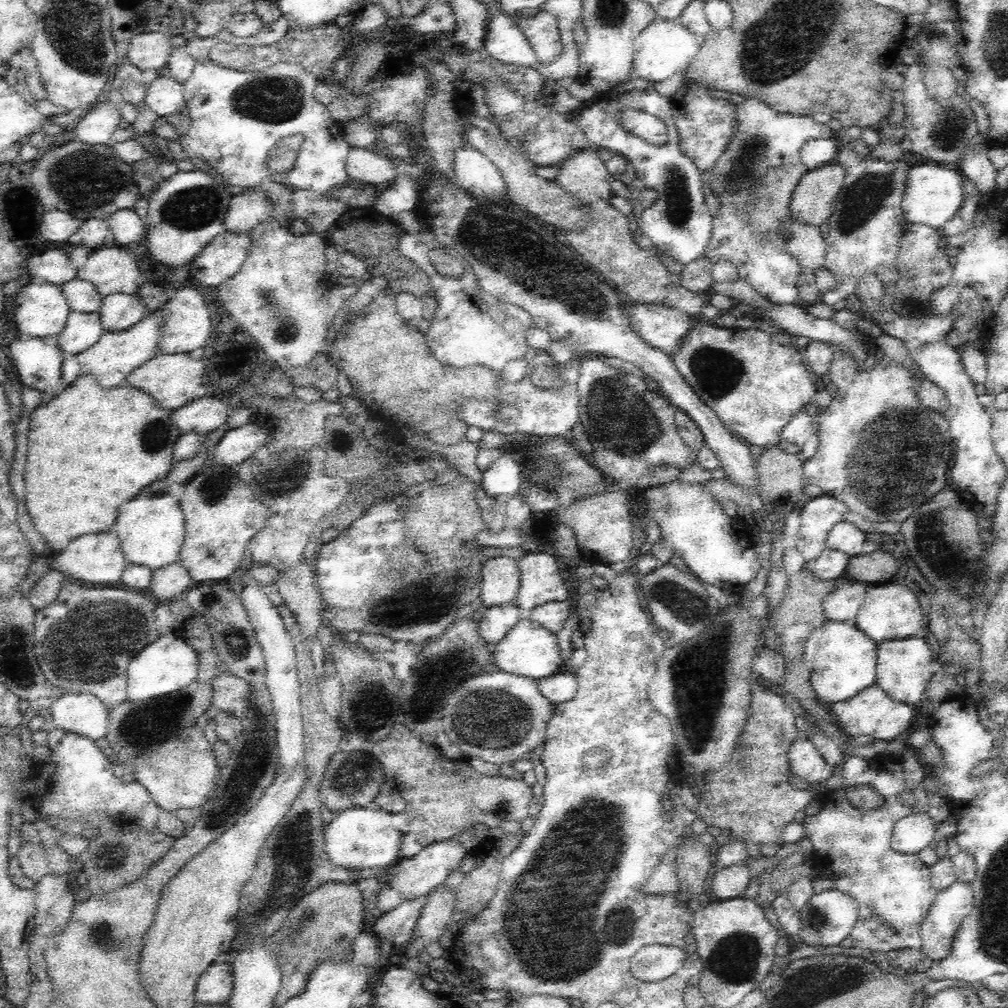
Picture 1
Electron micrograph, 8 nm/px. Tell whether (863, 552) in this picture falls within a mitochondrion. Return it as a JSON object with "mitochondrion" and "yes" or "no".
{"mitochondrion":"no"}

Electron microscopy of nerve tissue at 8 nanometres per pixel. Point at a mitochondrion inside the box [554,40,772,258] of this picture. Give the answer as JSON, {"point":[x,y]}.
{"point":[679,208]}

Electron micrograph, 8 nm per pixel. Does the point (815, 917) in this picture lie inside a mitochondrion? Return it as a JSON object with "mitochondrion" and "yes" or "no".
{"mitochondrion":"yes"}

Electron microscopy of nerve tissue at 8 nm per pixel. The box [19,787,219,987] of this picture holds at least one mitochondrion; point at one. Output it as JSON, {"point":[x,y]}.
{"point":[102,935]}

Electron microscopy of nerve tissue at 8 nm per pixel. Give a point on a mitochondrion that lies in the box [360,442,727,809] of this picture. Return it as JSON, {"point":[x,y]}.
{"point":[512,728]}

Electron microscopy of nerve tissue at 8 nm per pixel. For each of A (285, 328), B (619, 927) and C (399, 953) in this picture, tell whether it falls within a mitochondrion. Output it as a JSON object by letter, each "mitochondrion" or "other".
{"A":"mitochondrion","B":"mitochondrion","C":"other"}

